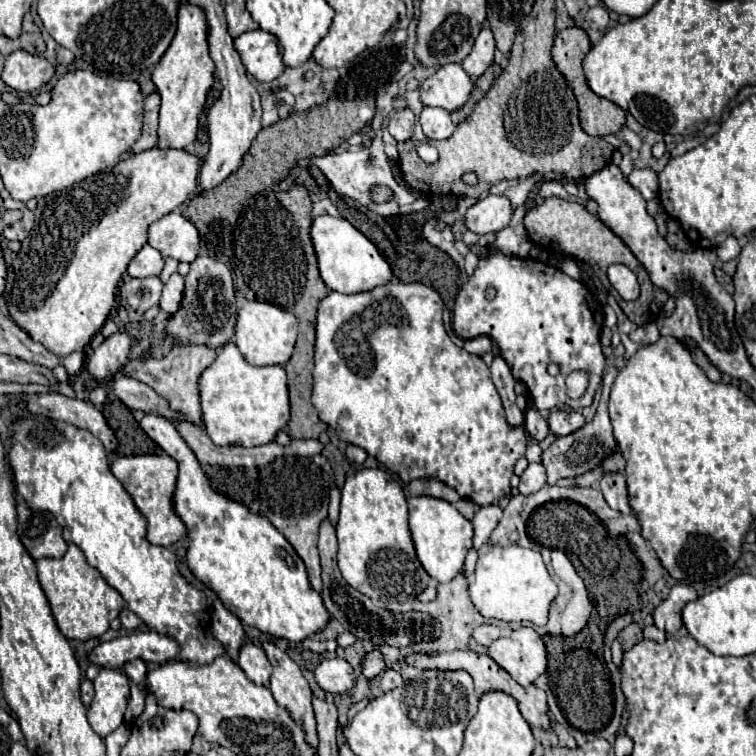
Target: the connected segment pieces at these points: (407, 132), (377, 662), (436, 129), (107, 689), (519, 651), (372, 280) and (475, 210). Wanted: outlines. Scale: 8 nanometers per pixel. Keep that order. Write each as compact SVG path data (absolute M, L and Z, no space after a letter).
M398 109L394 115L390 115L386 129L398 143L404 143L412 137L414 123L416 123L416 115L410 109Z
M374 651L374 655L366 655L366 661L364 661L364 665L362 665L362 671L364 671L366 677L374 677L374 675L380 673L382 665L384 665L384 663L382 663L380 653Z
M424 107L420 113L420 125L428 139L448 139L454 133L450 113L440 107Z
M100 669L94 679L94 689L96 695L88 709L88 721L100 737L106 737L122 725L130 699L128 677L116 669Z
M520 627L512 635L496 639L488 647L488 655L522 687L532 685L548 667L544 641L532 627Z
M330 215L314 217L312 243L318 255L320 275L328 289L338 293L362 293L372 291L378 285L386 285L392 279L392 269L386 259L378 253L376 245L368 241L350 221L336 219Z
M488 195L472 205L466 213L466 227L474 233L498 233L508 227L512 217L510 199L504 195Z

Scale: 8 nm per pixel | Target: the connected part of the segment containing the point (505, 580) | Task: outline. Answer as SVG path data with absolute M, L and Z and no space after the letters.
M488 545L480 551L476 571L470 579L470 597L476 609L484 617L500 621L530 621L534 625L546 625L548 607L558 595L558 587L546 571L542 555L518 545L496 547Z

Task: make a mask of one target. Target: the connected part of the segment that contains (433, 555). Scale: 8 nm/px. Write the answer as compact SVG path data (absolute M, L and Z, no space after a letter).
M408 497L410 531L420 563L428 575L440 583L452 581L464 567L464 557L472 547L472 523L448 501L434 497Z

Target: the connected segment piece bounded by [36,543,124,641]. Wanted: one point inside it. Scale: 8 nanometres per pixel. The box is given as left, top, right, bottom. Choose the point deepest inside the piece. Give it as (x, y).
(83, 604)

